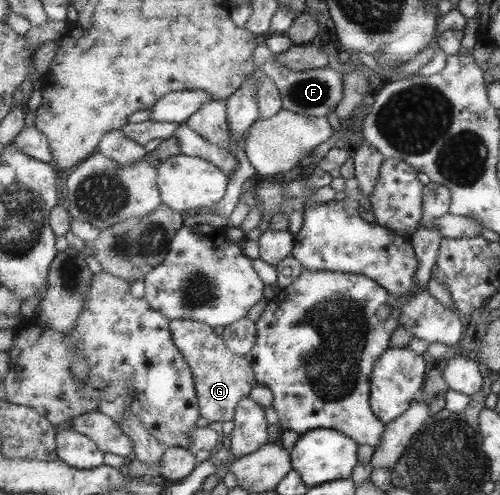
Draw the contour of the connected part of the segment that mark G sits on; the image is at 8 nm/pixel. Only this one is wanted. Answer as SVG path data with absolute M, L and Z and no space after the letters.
M172 320L170 327L179 350L192 368L201 416L209 422L234 421L236 408L259 384L248 358L228 349L227 342L214 329L200 321Z

